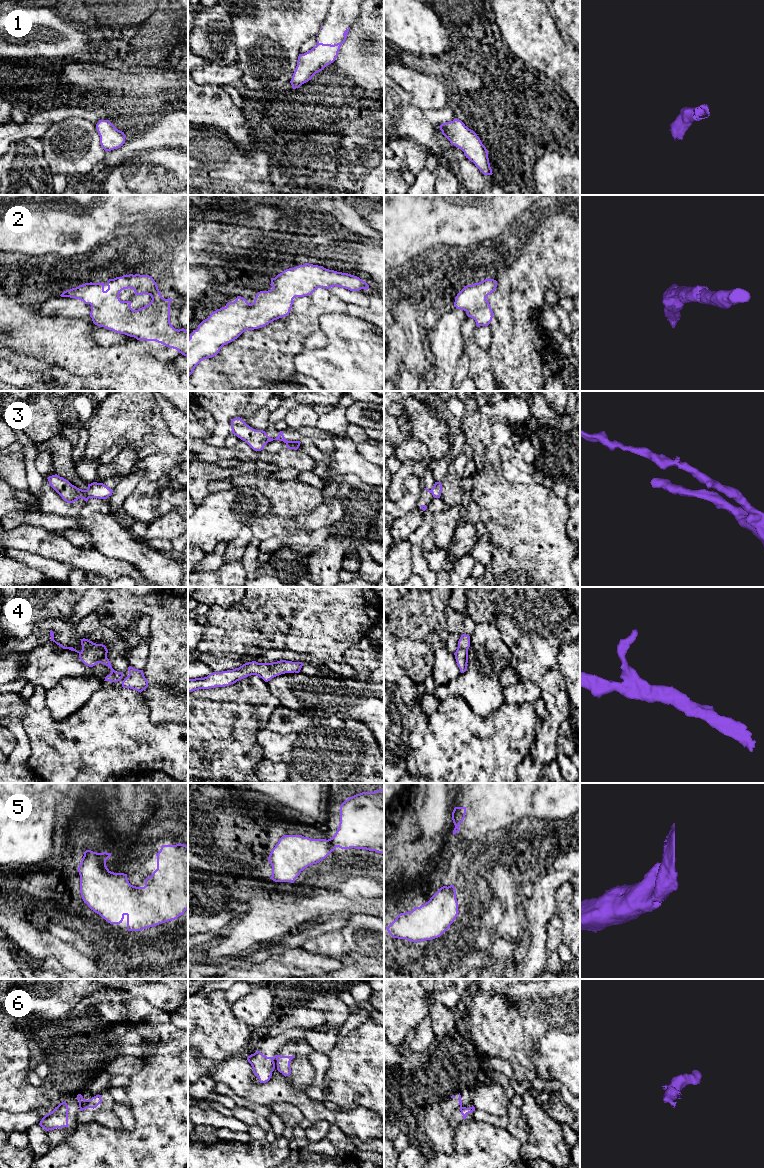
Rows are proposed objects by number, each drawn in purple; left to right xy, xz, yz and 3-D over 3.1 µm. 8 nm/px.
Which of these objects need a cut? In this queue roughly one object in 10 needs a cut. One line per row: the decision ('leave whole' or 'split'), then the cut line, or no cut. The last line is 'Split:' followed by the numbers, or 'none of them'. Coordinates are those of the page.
1: leave whole | no cut
2: leave whole | no cut
3: leave whole | no cut
4: leave whole | no cut
5: leave whole | no cut
6: split | xy (87, 1100), (80, 1109)
Split: 6

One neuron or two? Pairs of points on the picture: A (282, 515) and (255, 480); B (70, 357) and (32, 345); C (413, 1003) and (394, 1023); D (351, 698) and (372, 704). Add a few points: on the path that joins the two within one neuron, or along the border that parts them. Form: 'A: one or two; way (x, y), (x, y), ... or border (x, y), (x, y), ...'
A: one; way (282, 506), (264, 486)
B: one; way (61, 348), (41, 348)
C: one; way (408, 1008), (398, 1018)
D: one; way (356, 702), (367, 704)

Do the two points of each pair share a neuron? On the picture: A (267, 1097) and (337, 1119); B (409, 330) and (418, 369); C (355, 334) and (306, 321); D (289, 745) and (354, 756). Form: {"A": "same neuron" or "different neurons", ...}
{"A": "same neuron", "B": "same neuron", "C": "different neurons", "D": "same neuron"}

